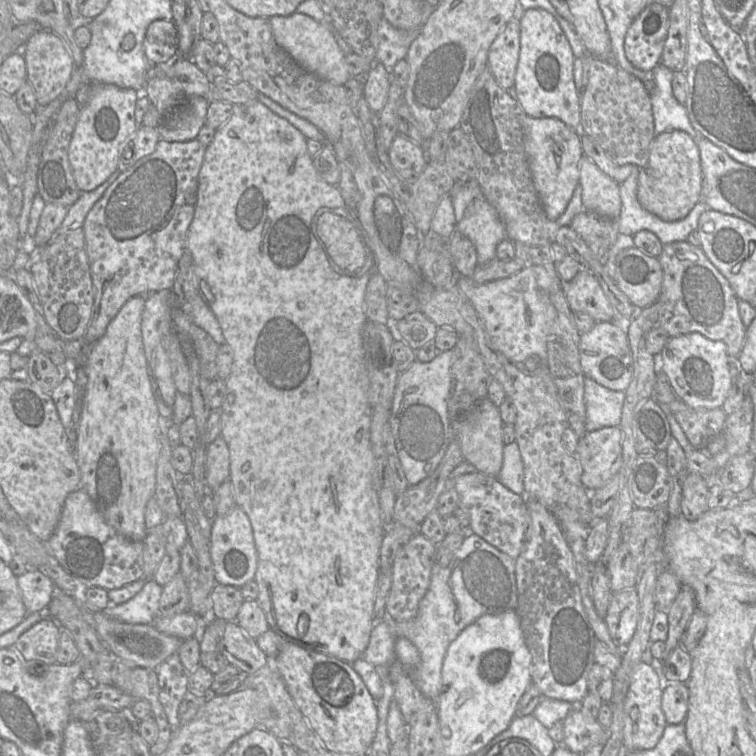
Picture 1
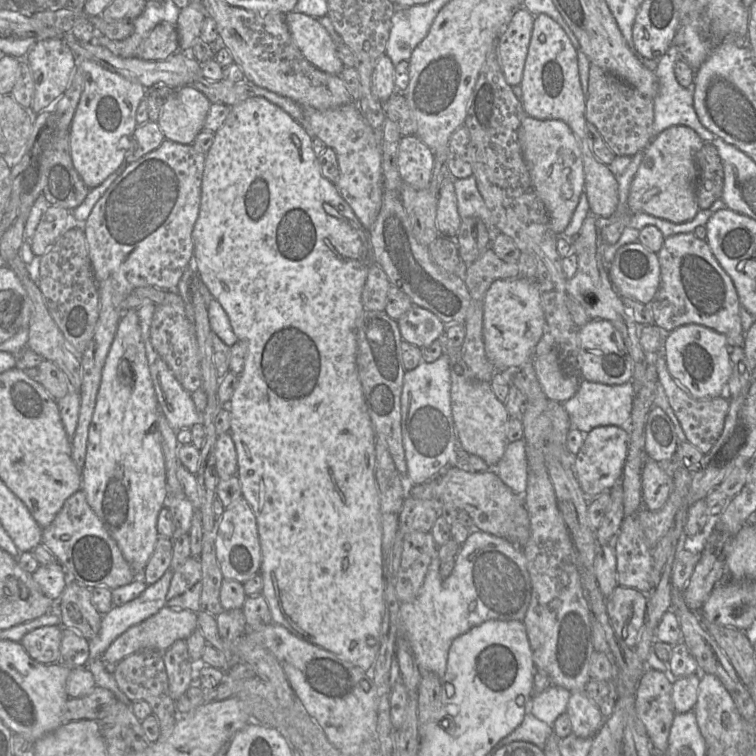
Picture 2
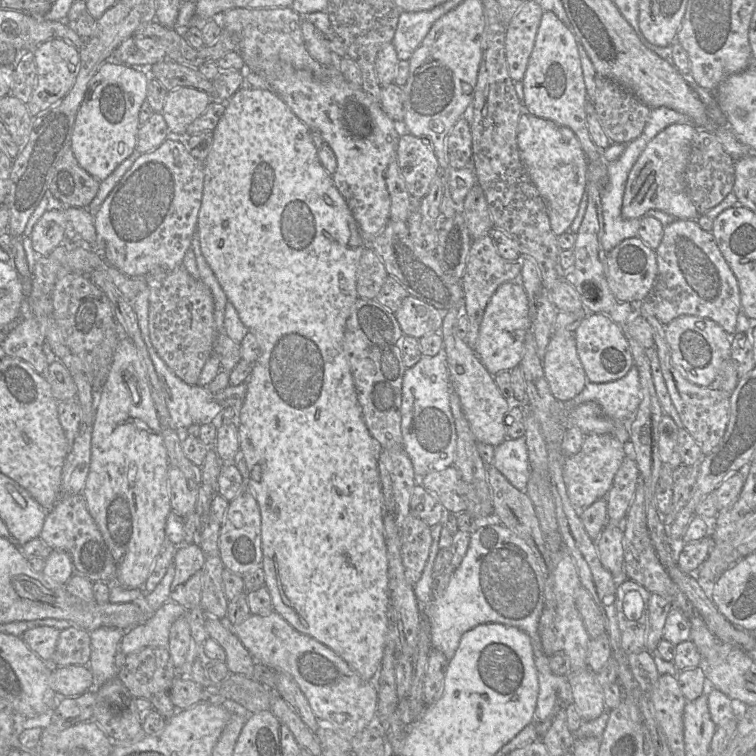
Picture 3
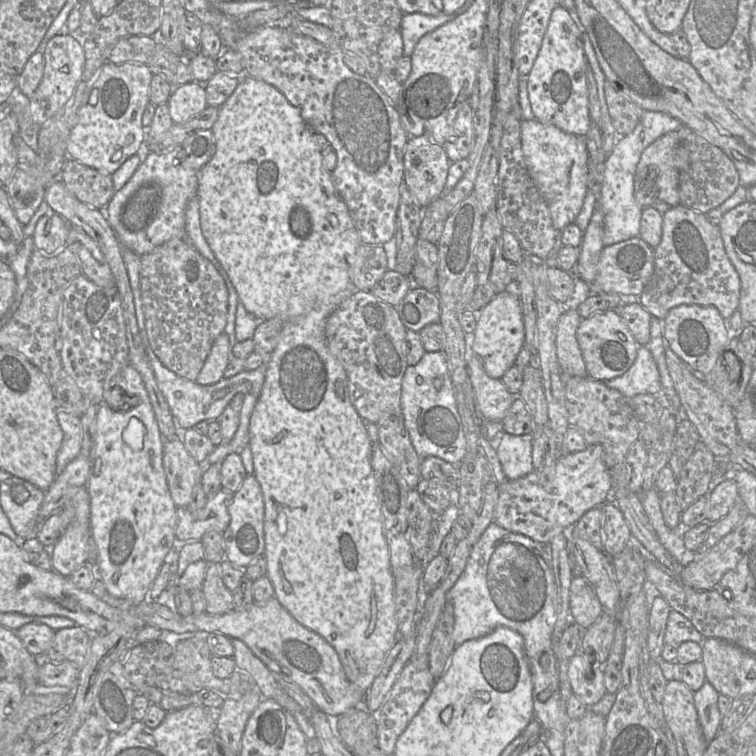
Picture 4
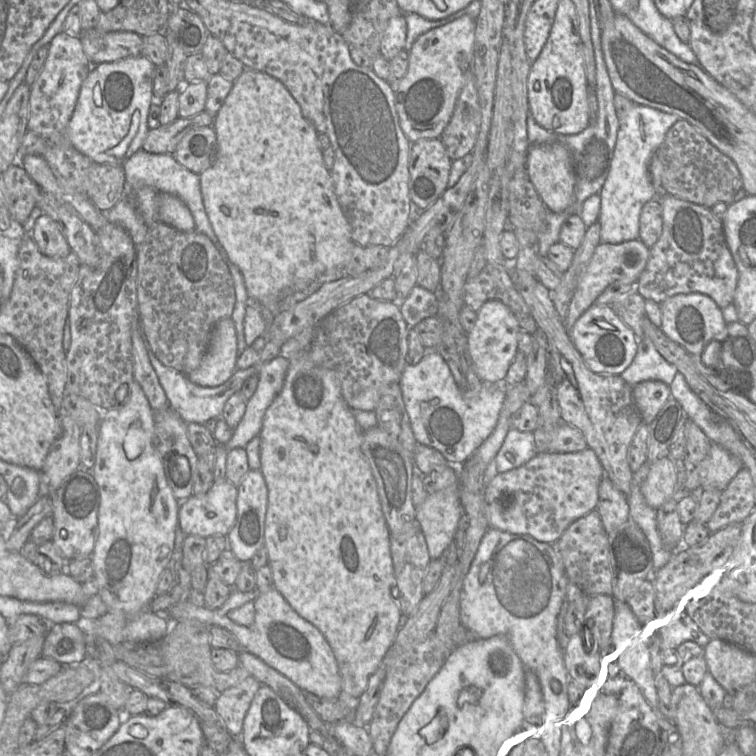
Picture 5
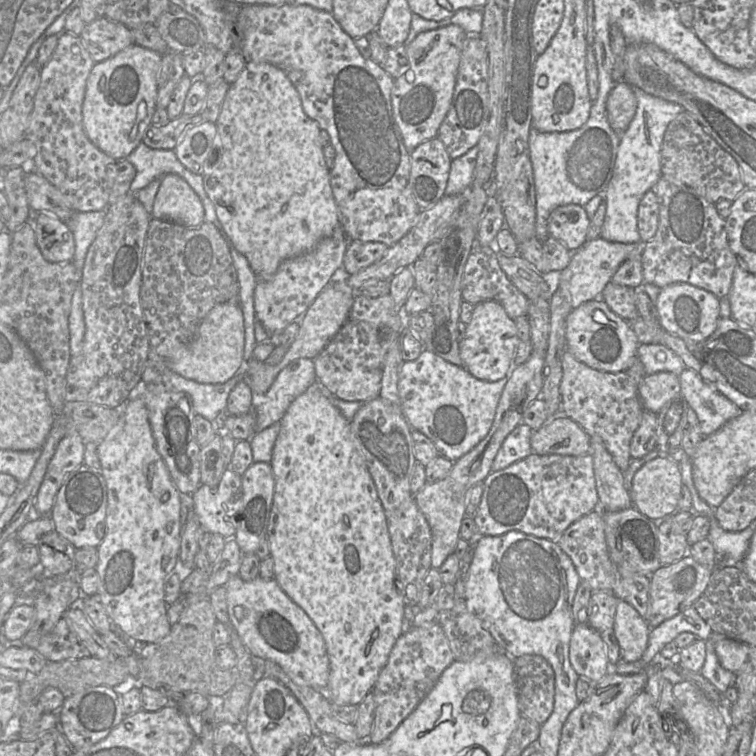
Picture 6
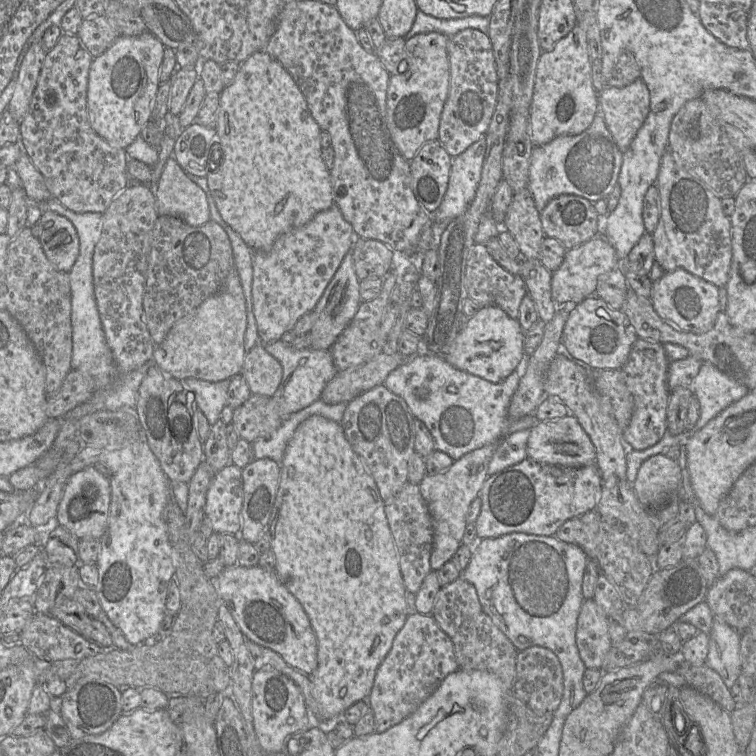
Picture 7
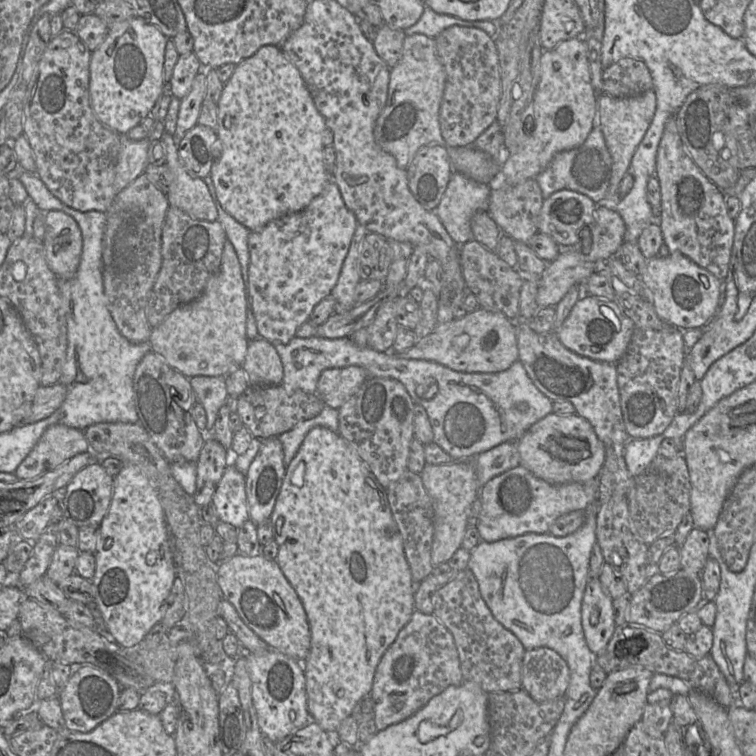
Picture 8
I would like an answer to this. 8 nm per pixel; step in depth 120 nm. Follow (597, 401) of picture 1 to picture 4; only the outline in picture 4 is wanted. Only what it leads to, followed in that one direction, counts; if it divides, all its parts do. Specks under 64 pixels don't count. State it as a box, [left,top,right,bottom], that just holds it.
[603,346,662,399]

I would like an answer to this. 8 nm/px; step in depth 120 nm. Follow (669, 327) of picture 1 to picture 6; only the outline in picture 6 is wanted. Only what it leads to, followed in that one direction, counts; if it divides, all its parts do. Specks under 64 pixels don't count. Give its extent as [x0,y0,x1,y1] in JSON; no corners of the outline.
[643,176,736,299]

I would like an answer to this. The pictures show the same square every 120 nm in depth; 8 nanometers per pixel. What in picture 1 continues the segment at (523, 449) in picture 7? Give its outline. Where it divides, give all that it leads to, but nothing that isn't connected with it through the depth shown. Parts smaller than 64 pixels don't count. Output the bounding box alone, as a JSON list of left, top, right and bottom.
[497,443,524,494]

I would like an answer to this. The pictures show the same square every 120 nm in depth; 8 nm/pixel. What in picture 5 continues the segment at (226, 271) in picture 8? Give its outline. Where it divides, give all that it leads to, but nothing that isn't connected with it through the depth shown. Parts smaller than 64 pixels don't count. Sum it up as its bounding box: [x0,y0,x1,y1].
[186,320,237,387]

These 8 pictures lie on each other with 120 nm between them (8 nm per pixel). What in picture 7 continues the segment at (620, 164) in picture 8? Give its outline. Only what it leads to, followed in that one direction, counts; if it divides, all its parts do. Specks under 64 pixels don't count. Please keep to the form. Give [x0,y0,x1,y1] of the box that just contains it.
[598,79,650,153]

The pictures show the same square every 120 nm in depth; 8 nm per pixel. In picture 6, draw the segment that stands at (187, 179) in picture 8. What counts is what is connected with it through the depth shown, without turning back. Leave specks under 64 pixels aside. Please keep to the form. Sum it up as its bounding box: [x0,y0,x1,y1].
[151,174,205,228]

